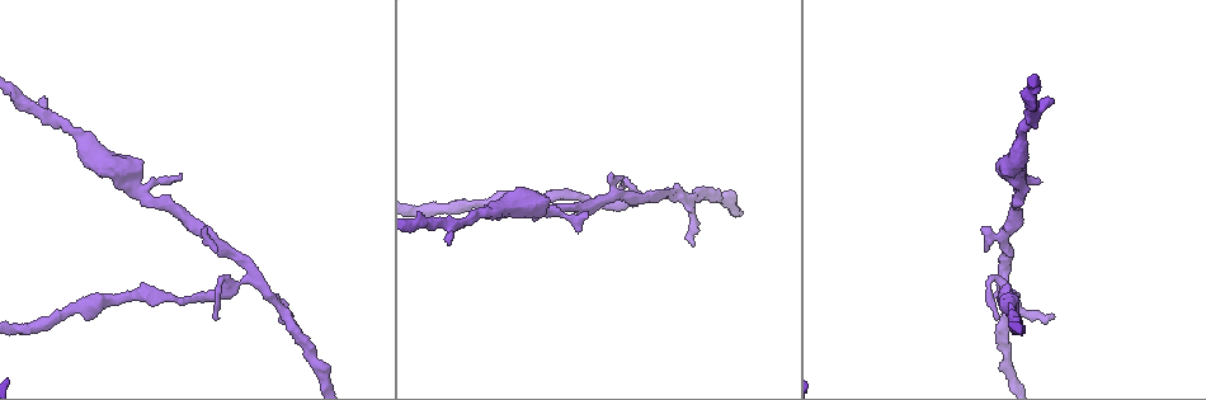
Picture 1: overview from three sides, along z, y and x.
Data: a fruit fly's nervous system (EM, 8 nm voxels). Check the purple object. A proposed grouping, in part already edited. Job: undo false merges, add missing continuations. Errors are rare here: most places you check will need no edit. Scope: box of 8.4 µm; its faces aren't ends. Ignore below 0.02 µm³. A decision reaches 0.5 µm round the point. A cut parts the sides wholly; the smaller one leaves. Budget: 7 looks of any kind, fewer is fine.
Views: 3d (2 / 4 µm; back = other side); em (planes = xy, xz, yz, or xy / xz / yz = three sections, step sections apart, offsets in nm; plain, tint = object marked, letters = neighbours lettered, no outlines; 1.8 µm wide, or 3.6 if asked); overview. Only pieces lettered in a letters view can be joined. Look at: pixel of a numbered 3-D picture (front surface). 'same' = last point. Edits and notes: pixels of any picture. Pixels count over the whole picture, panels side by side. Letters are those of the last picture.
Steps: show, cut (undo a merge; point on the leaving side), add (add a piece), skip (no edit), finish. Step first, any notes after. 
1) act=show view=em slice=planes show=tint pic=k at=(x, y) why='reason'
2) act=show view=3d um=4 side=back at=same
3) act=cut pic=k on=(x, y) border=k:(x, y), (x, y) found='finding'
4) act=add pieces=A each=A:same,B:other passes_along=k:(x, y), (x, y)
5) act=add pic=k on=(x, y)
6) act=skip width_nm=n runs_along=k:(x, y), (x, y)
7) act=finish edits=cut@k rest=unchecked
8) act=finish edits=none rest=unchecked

act=show view=3d um=4 pic=1 at=(620, 175) why='free end'

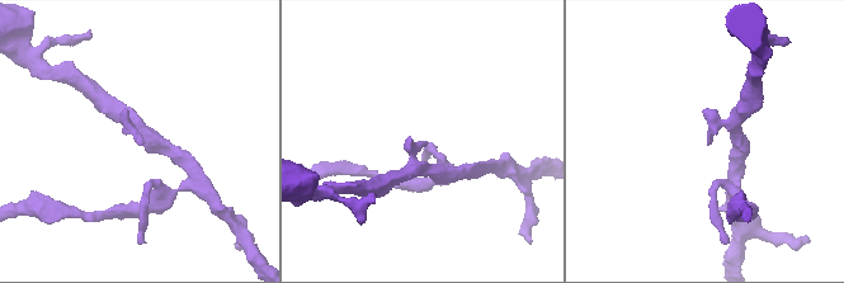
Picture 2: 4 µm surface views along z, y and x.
act=show view=em slice=xy step=4 show=letters pic=2 at=(142, 144)

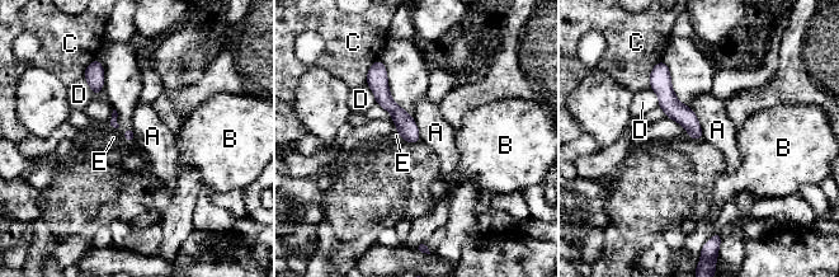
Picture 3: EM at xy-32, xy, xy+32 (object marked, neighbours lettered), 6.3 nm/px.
act=skip each=A:other,B:other,C:other,D:other,E:other runs_along=3:(377, 75), (382, 97), (414, 140) found='no lettered piece goes on from it'

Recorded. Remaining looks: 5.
act=show view=3d um=4 pic=1 at=(693, 244) why='free end'

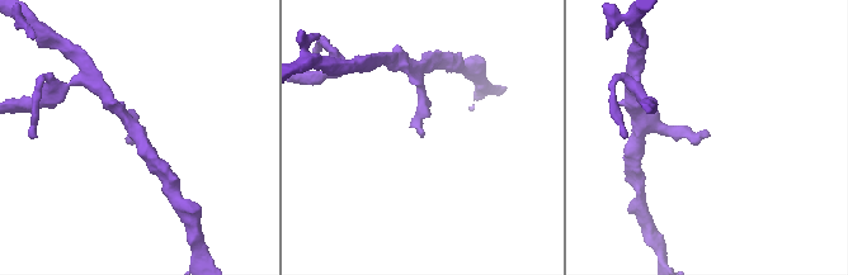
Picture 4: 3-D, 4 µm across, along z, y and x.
act=show view=em slice=planes show=letters pic=4 at=(423, 134)

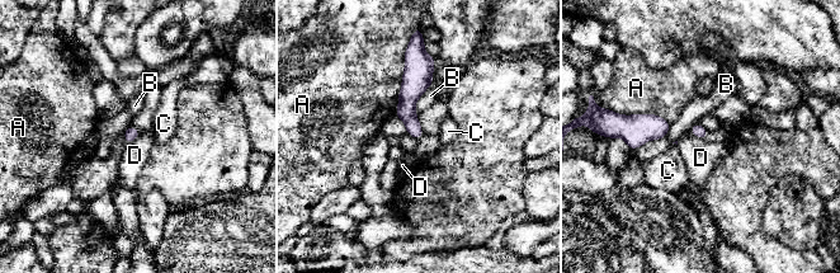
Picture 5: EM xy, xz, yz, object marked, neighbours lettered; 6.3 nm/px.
act=skip each=A:other,B:other,C:other,D:other runs_along=5:(413, 57), (409, 117), (418, 133) found='no lettered piece goes on from it'

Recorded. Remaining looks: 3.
act=show view=3d um=2 pic=1 at=(44, 102) why='free end'

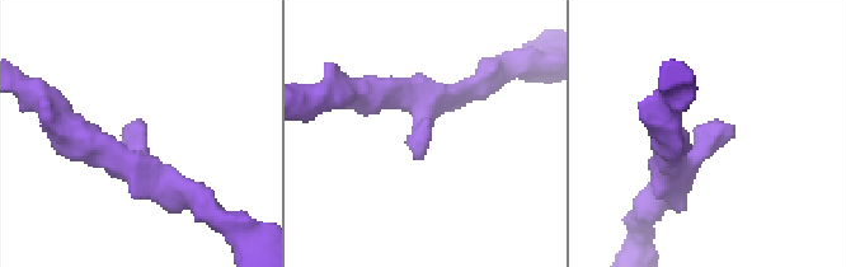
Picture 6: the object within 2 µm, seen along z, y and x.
act=show view=em slice=planes show=letters pic=6 at=(732, 135) why='now the EM'

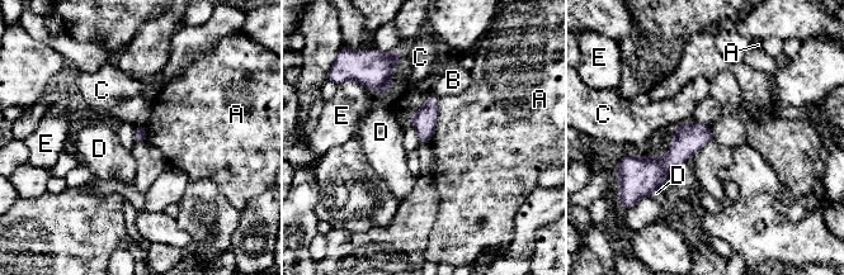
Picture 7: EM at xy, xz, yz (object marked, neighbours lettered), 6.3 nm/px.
act=skip each=A:other,B:other,C:other,D:other,E:other runs_along=7:(707, 129), (665, 165), (637, 165) found='none of them fits'

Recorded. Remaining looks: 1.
act=finish edits=none rest=unchecked

